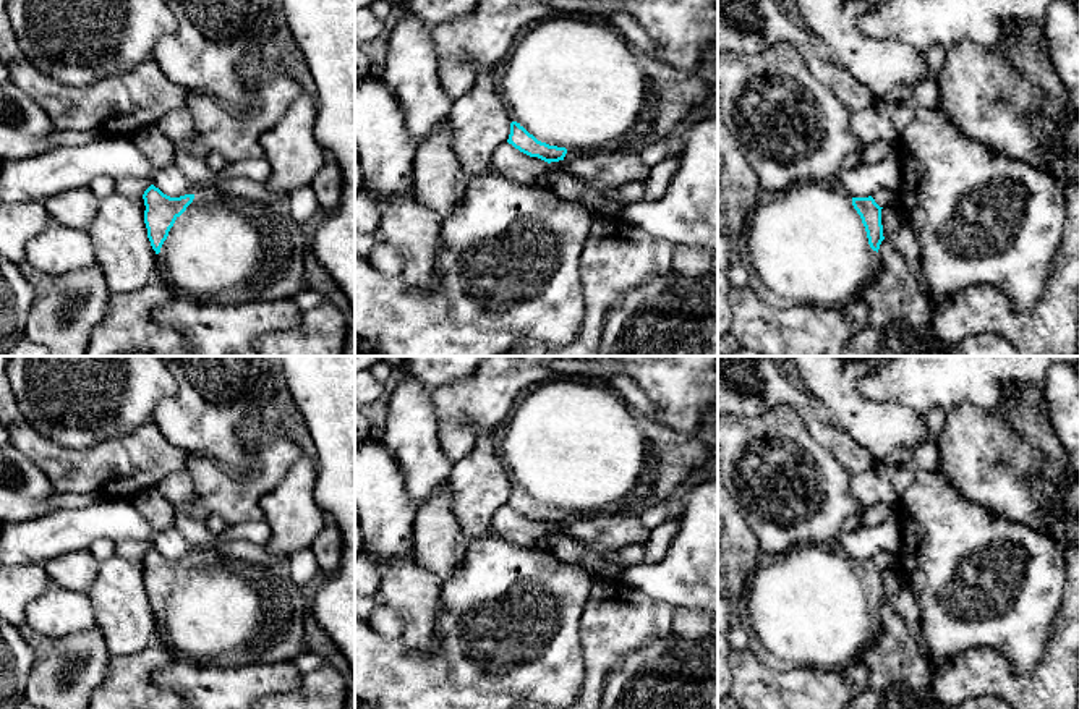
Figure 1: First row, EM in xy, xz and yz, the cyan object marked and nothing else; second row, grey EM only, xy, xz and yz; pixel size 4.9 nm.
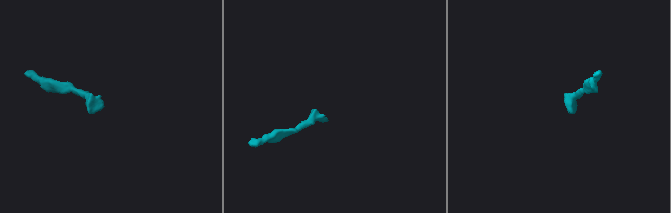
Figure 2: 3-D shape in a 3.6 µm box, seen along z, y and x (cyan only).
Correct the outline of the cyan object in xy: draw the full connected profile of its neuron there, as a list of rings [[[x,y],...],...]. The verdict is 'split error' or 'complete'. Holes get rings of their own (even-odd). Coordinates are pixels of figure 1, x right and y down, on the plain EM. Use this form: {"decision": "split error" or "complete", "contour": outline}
{"decision": "split error", "contour": [[[151,547],[143,562],[157,636],[177,660],[203,665],[220,662],[227,667],[280,664],[311,649],[303,625],[305,597],[287,570],[232,565],[214,550],[170,560]]]}

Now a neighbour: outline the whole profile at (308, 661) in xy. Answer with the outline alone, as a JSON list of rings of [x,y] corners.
[[[305,651],[290,662],[296,665],[303,673],[313,672],[318,667],[327,664],[321,656],[314,654],[313,651]]]

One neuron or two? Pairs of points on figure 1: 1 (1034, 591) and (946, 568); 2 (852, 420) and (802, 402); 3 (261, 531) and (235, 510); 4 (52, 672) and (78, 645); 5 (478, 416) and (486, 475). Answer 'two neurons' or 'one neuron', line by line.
1: one neuron
2: two neurons
3: two neurons
4: one neuron
5: two neurons

